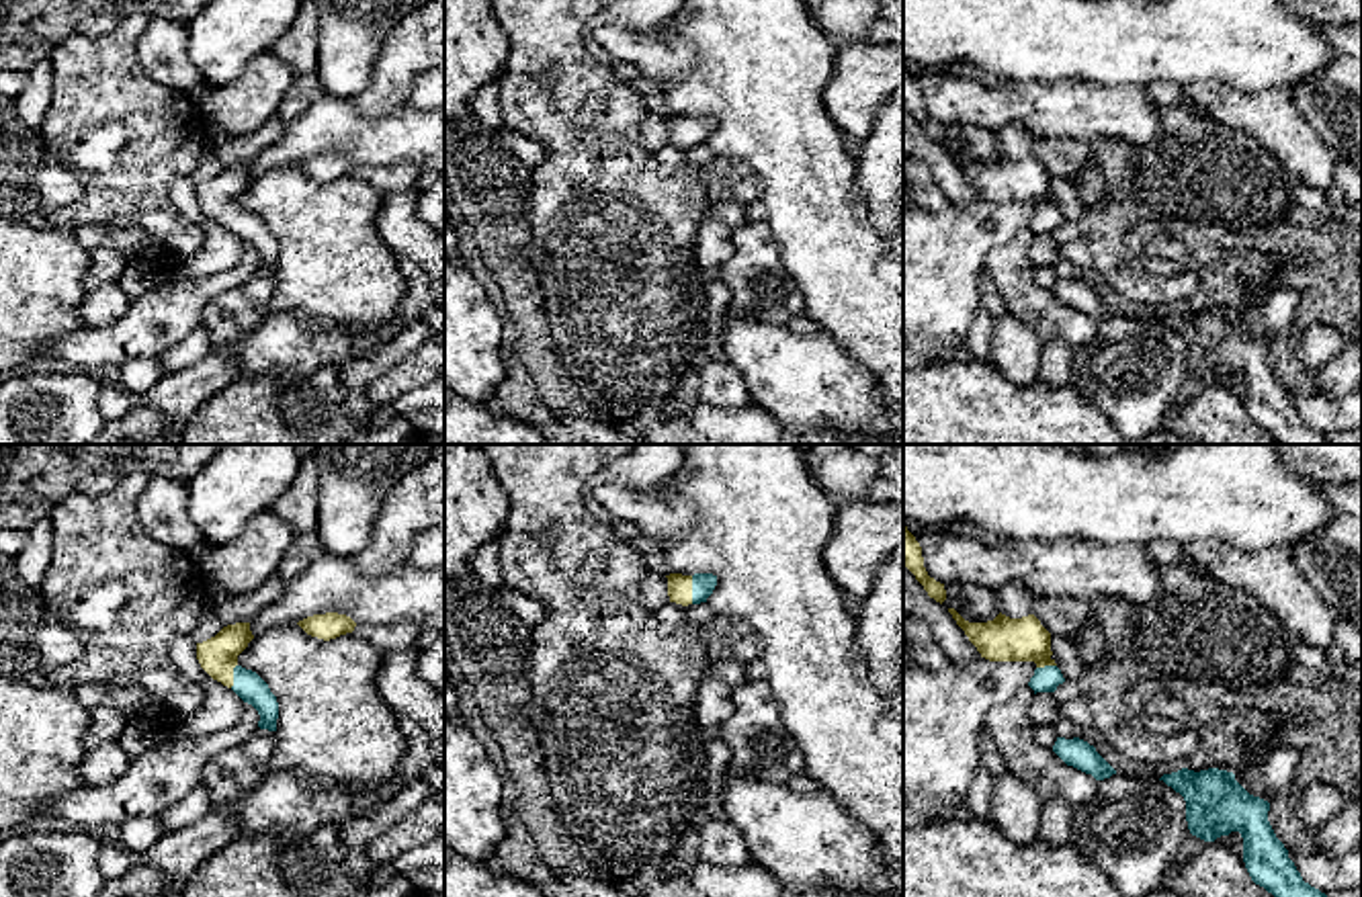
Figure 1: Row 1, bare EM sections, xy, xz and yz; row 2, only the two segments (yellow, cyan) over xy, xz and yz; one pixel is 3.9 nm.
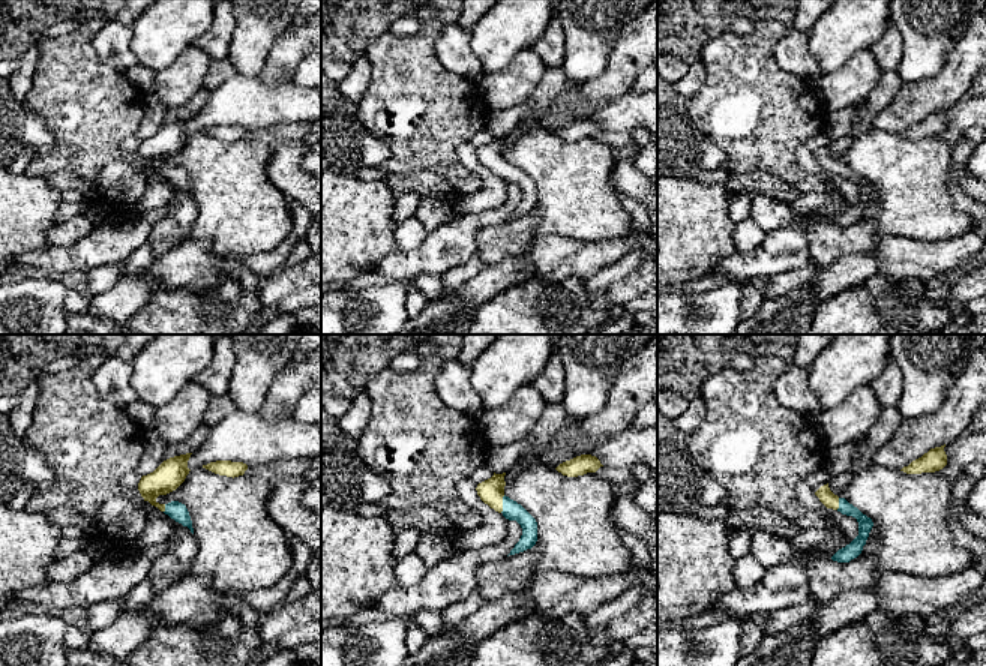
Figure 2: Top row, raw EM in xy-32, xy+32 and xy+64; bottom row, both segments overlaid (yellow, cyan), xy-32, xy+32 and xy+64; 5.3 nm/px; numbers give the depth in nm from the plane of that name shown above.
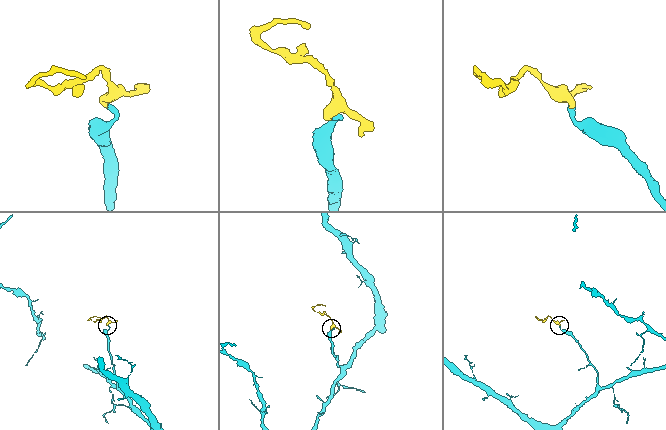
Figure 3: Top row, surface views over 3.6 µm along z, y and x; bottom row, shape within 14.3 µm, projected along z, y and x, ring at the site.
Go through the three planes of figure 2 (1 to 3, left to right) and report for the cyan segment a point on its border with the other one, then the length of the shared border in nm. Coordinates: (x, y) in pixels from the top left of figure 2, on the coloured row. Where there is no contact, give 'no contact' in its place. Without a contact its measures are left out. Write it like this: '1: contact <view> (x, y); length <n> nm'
1: contact xy-32 (164, 509); length 50 nm
2: contact xy+32 (502, 504); length 100 nm
3: contact xy+64 (838, 504); length 70 nm

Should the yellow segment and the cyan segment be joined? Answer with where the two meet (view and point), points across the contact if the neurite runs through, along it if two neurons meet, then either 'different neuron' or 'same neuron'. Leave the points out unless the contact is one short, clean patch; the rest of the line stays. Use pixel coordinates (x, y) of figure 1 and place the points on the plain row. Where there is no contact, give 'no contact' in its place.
xz (691, 132) | across xz (678, 127), (691, 132), (703, 125) | same neuron

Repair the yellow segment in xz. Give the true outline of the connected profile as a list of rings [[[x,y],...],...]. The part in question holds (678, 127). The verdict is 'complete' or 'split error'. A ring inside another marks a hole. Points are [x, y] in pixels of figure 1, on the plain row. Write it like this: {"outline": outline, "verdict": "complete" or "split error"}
{"outline": [[[670,115],[666,119],[670,143],[682,147],[707,143],[707,139],[713,135],[717,127],[717,117],[713,115],[694,117]]], "verdict": "split error"}

